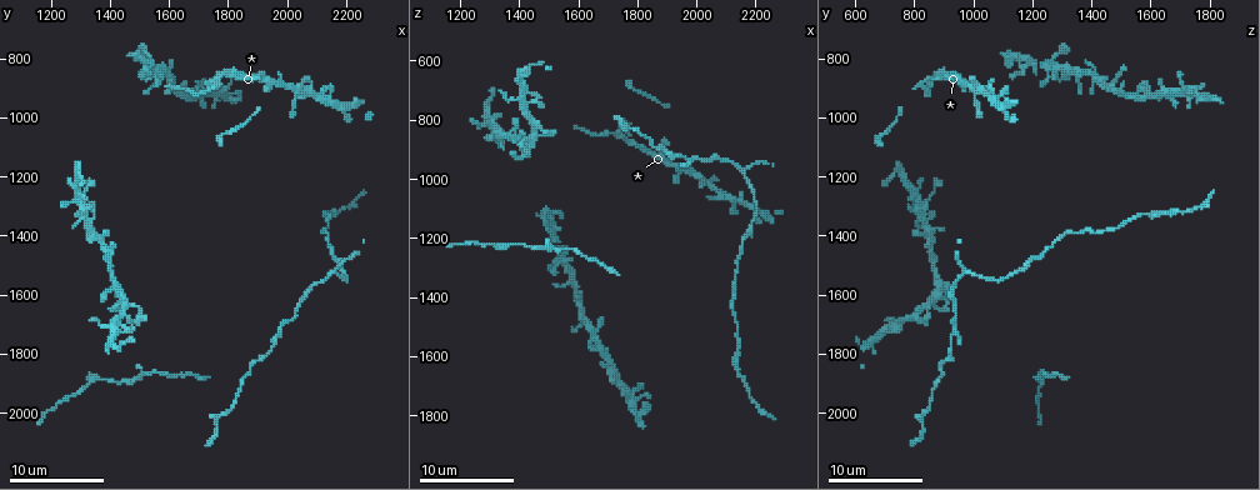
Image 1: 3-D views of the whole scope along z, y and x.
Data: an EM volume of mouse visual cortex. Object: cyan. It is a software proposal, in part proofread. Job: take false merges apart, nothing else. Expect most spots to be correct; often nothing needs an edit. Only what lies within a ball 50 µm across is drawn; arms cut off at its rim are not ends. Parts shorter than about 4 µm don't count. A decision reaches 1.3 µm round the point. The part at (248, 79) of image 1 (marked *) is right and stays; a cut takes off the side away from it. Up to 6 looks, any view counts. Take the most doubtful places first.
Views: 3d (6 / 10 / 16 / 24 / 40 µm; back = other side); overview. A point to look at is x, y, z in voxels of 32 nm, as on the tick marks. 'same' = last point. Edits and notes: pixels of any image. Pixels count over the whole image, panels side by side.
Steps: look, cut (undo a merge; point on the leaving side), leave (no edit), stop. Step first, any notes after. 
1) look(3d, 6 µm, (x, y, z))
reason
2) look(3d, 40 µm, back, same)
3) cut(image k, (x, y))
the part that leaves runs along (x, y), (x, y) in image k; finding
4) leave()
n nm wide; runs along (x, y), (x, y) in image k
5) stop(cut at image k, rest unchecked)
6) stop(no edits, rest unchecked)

look(3d, 6 µm, (1440, 1630, 860))
four or more arms meet

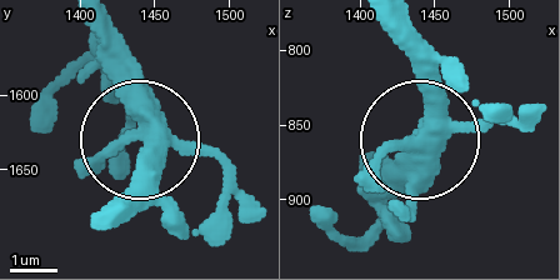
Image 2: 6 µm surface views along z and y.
leave()
side arm 13 µm; runs along (86, 20), (143, 139), (143, 208) in image 2; continuous, no second neuron

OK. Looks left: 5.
look(3d, 16 µm, (1960, 1730, 930))
calibre changes

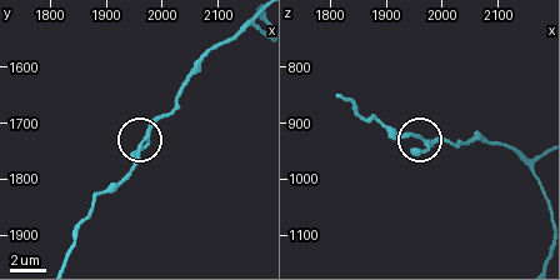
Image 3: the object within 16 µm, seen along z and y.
look(3d, 6 µm, (1975, 1730, 930))
closer look

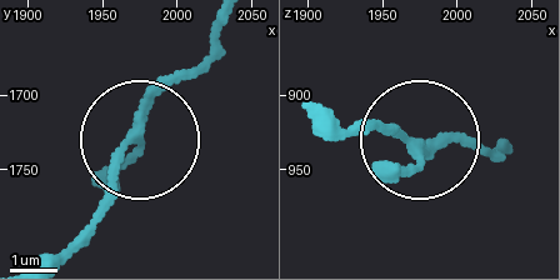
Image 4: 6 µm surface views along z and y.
leave()
3 arms; runs along (224, 26), (204, 61), (156, 98), (116, 193), (60, 253) in image 4; all the same neuron

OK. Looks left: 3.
look(3d, 10 µm, (1490, 1870, 1240))

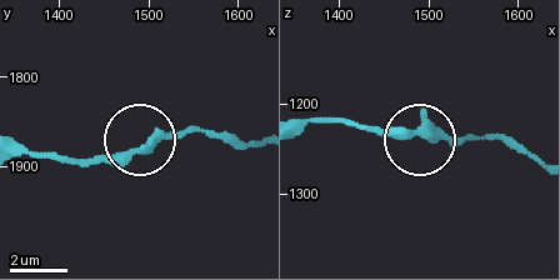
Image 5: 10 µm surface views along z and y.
leave()
all the same neuron

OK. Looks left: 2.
stop(no edits, rest unchecked)

